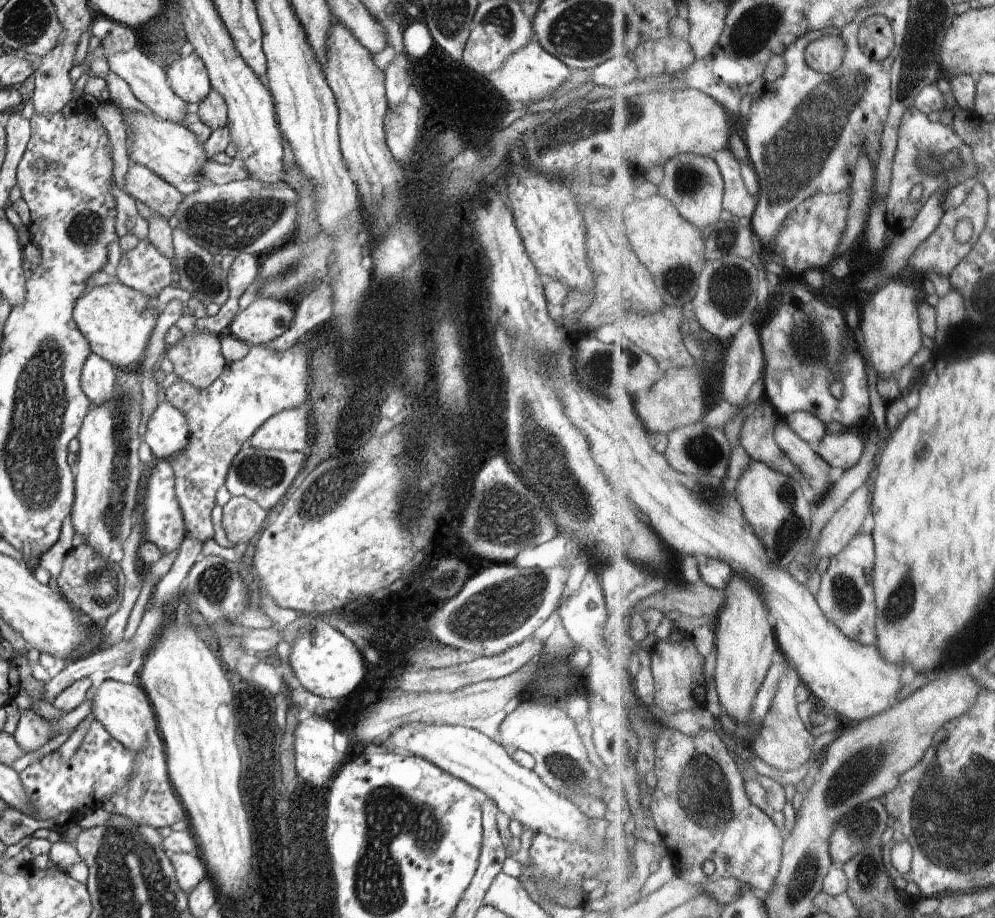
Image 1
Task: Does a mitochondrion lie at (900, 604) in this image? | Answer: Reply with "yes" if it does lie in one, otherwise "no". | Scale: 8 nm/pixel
yes

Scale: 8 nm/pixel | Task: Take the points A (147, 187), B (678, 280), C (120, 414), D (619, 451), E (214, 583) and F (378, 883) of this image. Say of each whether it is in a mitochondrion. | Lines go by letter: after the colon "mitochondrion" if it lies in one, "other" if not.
A: other
B: mitochondrion
C: mitochondrion
D: other
E: mitochondrion
F: mitochondrion

